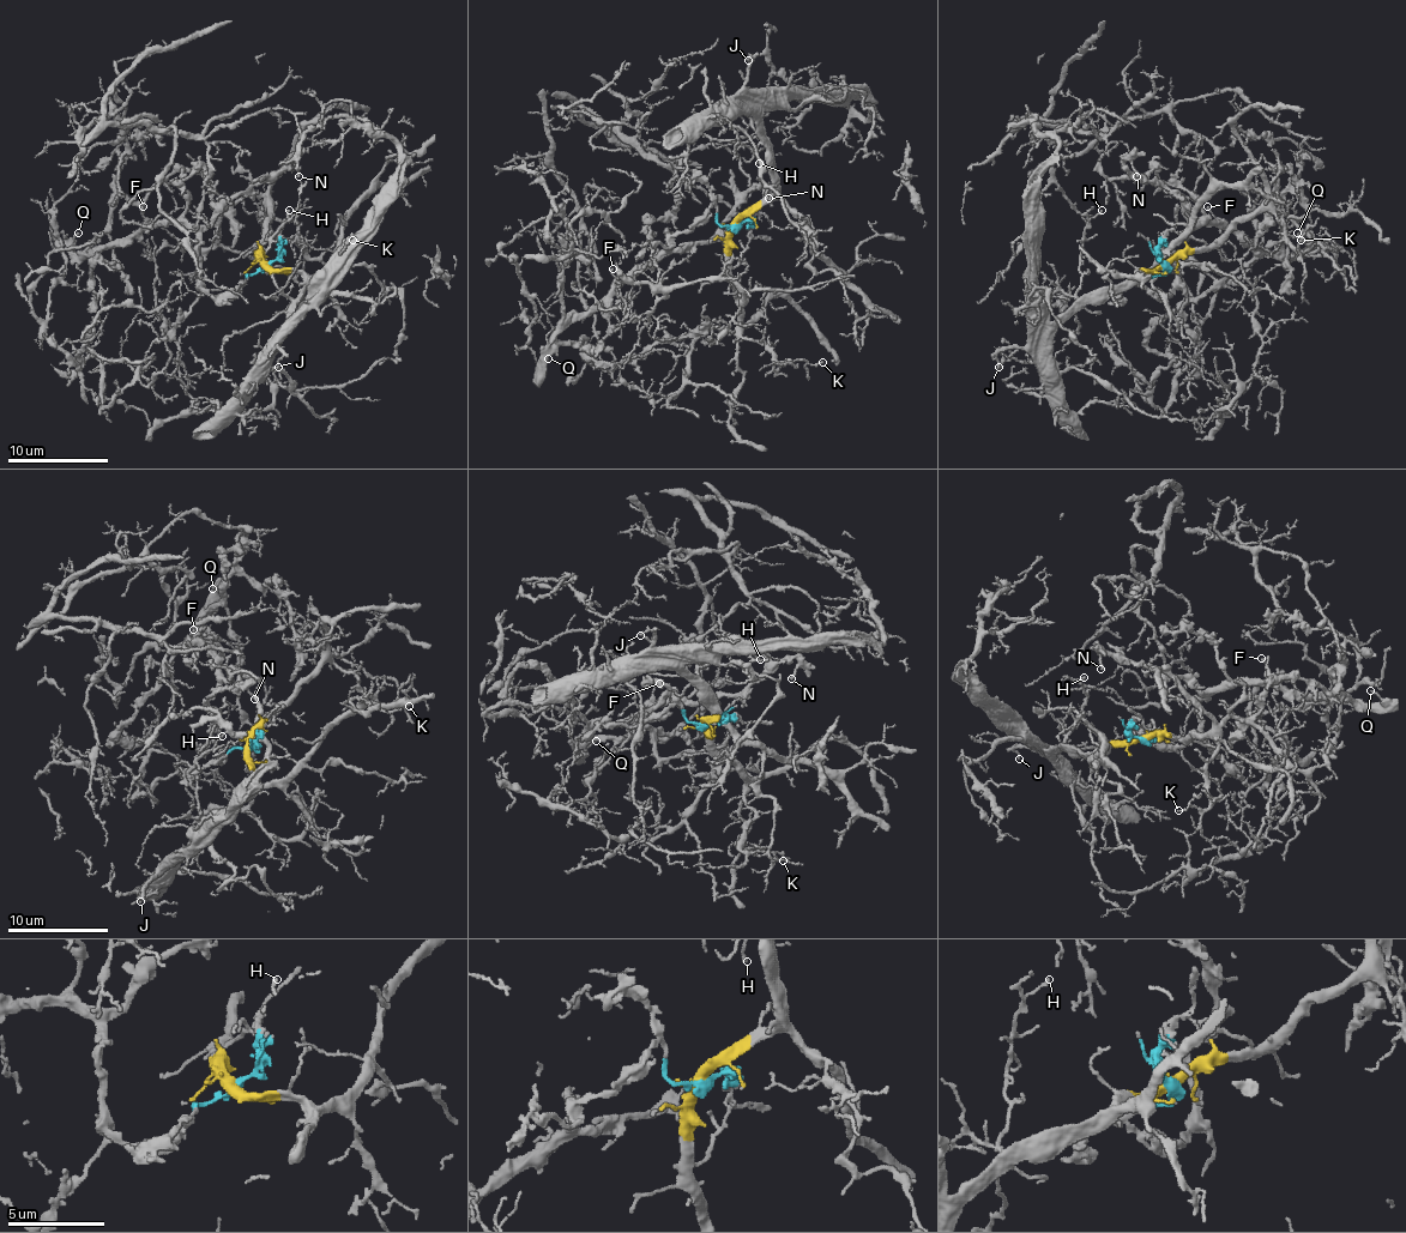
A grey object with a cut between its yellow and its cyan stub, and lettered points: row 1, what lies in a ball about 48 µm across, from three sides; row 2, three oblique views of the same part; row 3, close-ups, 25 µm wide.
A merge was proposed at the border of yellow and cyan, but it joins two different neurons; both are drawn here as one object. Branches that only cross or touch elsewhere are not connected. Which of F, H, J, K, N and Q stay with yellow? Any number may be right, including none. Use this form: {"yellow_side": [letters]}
{"yellow_side": ["H", "J", "K"]}

